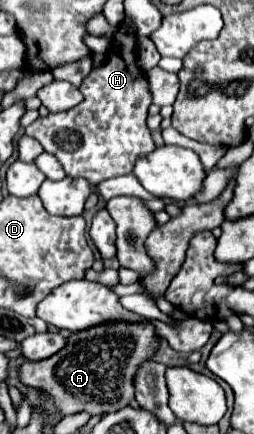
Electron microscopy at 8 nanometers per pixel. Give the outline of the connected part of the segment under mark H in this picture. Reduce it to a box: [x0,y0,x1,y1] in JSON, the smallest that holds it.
[25,19,155,185]

